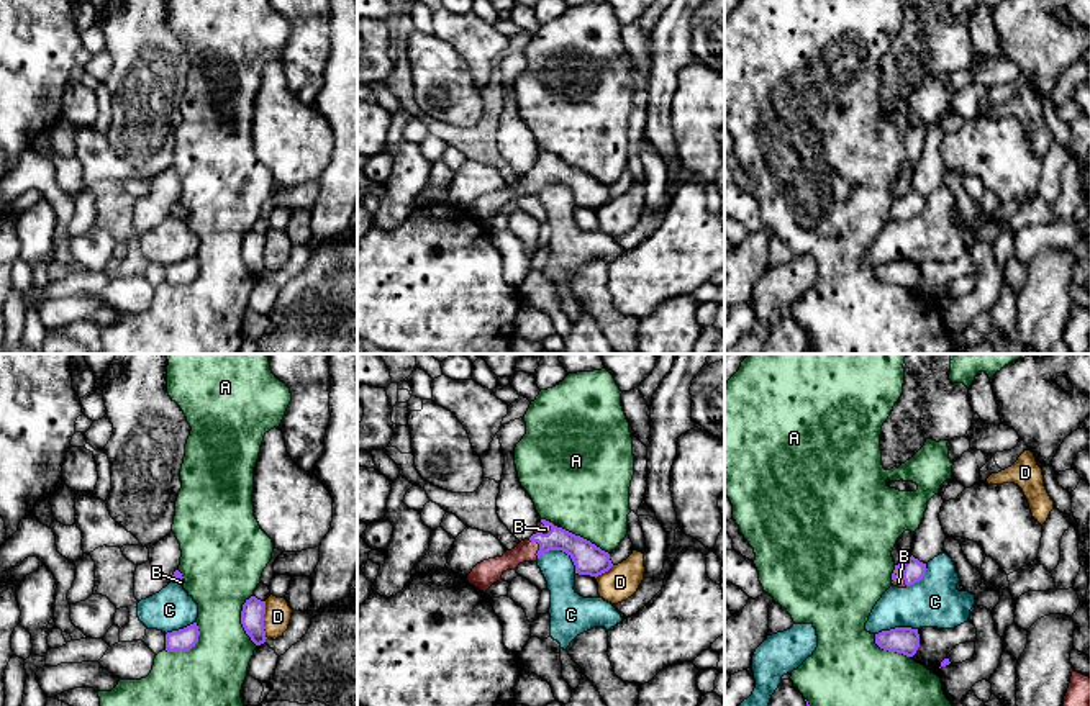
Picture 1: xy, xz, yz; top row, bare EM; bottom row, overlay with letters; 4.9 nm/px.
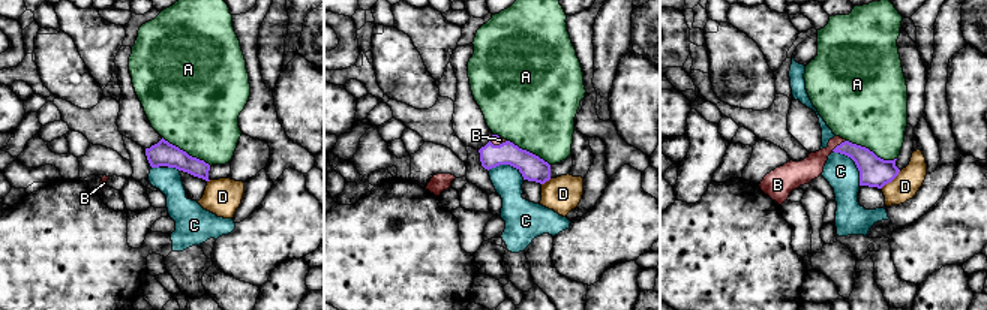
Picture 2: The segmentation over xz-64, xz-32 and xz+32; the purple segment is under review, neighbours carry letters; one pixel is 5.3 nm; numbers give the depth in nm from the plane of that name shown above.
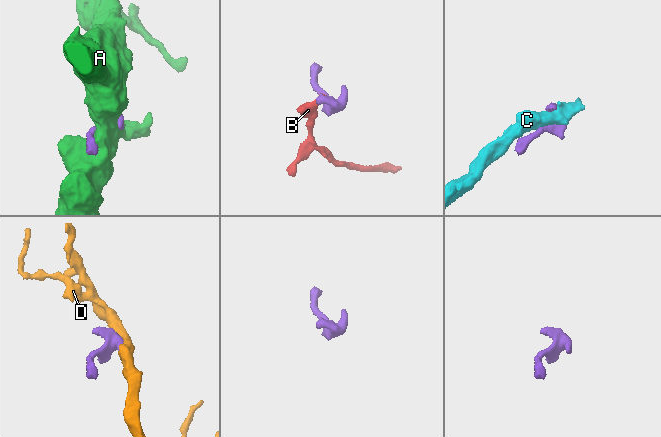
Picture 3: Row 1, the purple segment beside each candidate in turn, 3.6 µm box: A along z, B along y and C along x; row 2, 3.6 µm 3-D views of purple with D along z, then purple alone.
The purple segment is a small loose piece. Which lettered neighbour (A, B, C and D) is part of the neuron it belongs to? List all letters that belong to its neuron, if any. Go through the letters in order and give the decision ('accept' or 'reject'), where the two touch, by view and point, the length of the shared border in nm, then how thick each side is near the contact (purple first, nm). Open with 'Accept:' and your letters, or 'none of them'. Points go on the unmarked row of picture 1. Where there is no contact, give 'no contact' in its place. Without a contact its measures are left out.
Accept: B
A: reject; meets purple in xy at (241, 254); contact 260 nm long; 110 nm thick on the purple side, 360 nm on the other
B: accept; meets purple in yz at (903, 208); contact 110 nm long; 110 nm thick on the purple side, 50 nm on the other
C: reject; meets purple in xz at (561, 182); contact 200 nm long; 150 nm thick on the purple side, 160 nm on the other
D: reject; meets purple in xy at (263, 253); contact 180 nm long; 110 nm thick on the purple side, 130 nm on the other

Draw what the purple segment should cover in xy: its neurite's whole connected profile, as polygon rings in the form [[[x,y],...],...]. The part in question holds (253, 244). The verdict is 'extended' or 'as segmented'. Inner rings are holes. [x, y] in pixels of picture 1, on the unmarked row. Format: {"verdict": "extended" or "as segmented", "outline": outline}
{"verdict": "as segmented", "outline": [[[251,229],[243,238],[241,257],[256,278],[264,277],[267,272],[264,264],[264,247],[266,234],[261,234],[256,229]]]}

